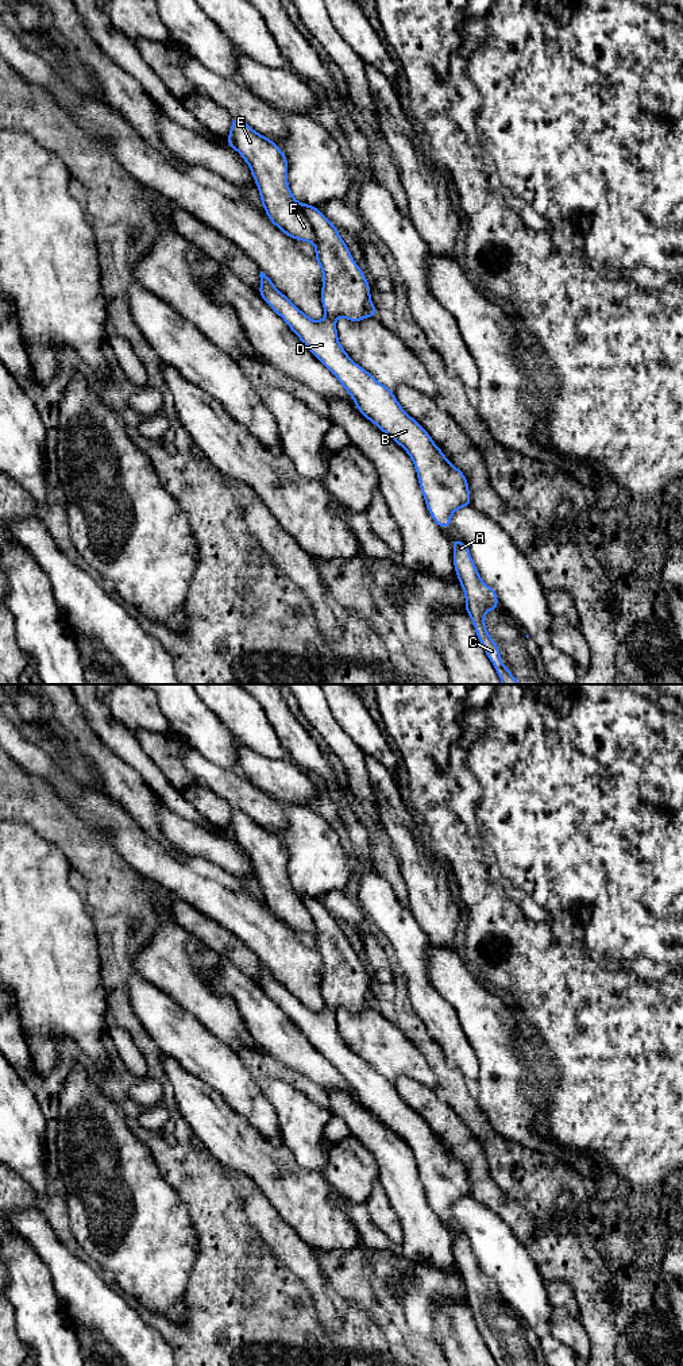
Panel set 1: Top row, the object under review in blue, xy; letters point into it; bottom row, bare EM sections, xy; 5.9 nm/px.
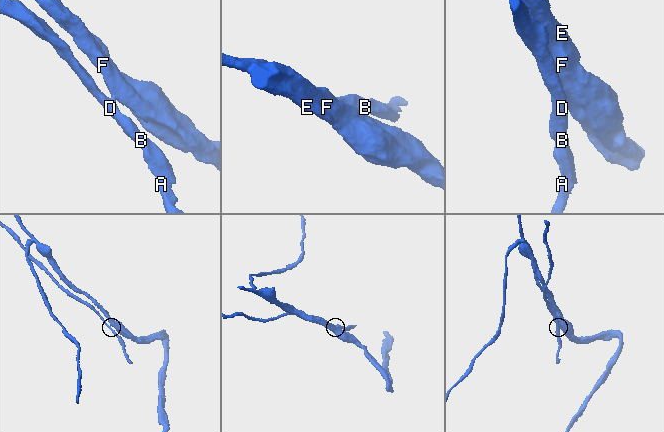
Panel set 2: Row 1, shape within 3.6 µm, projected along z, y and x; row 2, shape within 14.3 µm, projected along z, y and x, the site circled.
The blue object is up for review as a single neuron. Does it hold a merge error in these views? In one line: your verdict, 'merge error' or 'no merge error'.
merge error

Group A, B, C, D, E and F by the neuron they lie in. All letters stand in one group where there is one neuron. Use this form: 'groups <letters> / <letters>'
groups A B C D / E F

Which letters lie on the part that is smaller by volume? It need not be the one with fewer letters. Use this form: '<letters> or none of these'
A, B, C, D

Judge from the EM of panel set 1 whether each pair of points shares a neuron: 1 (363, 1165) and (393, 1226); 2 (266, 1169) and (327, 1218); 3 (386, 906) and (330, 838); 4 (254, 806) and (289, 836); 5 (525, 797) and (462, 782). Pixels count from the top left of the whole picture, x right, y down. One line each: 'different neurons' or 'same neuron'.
1: same neuron
2: same neuron
3: different neurons
4: different neurons
5: same neuron

